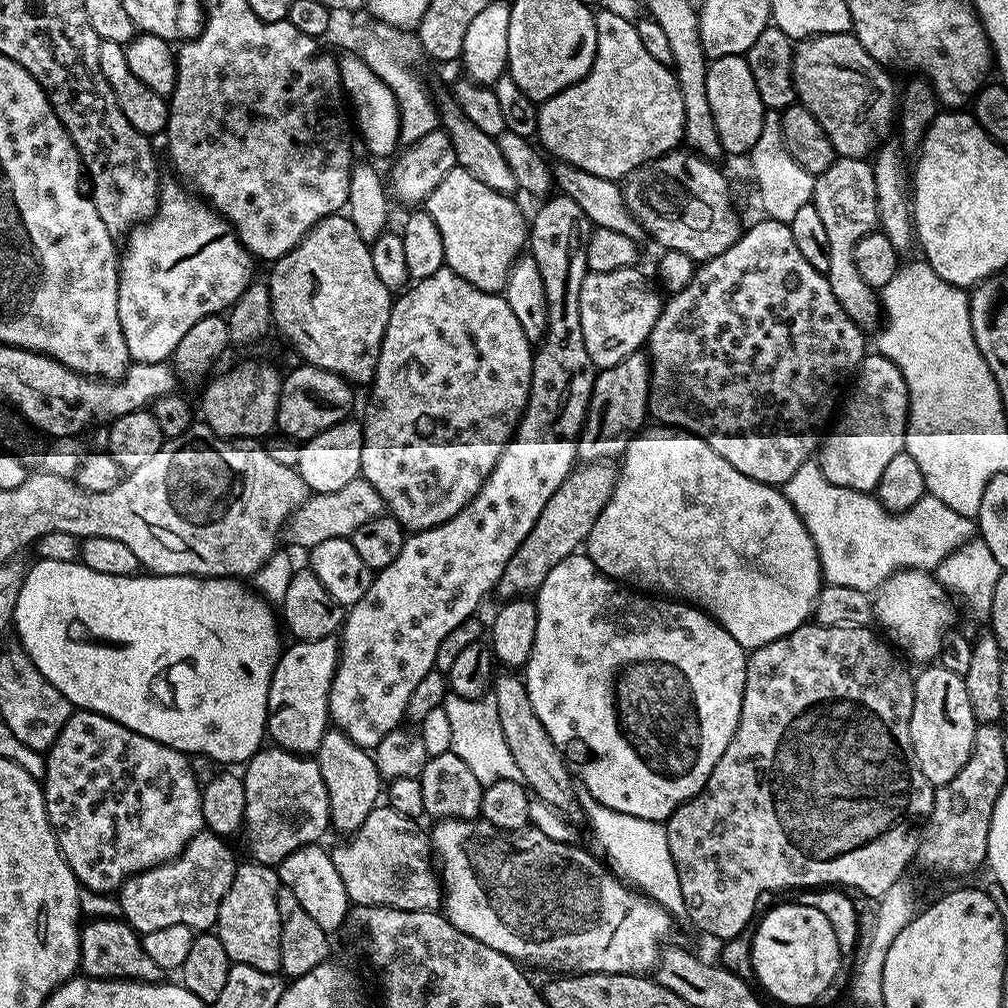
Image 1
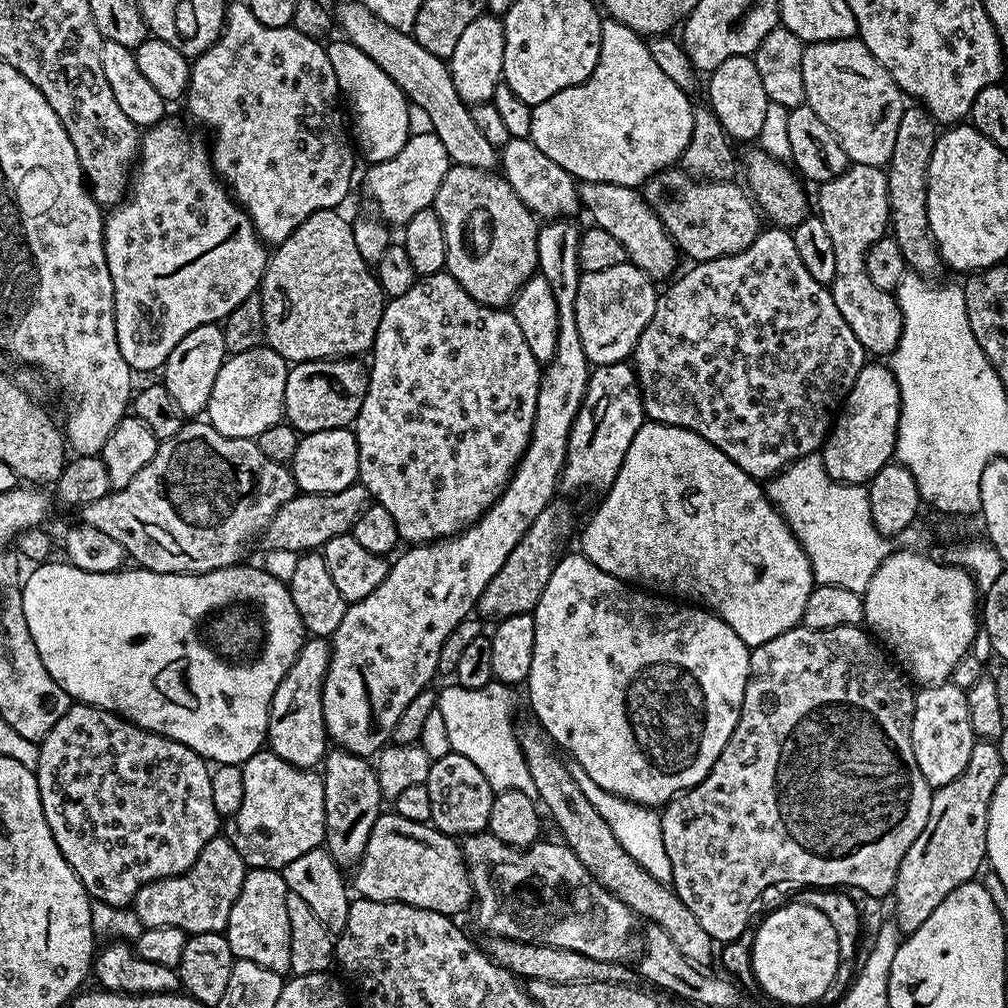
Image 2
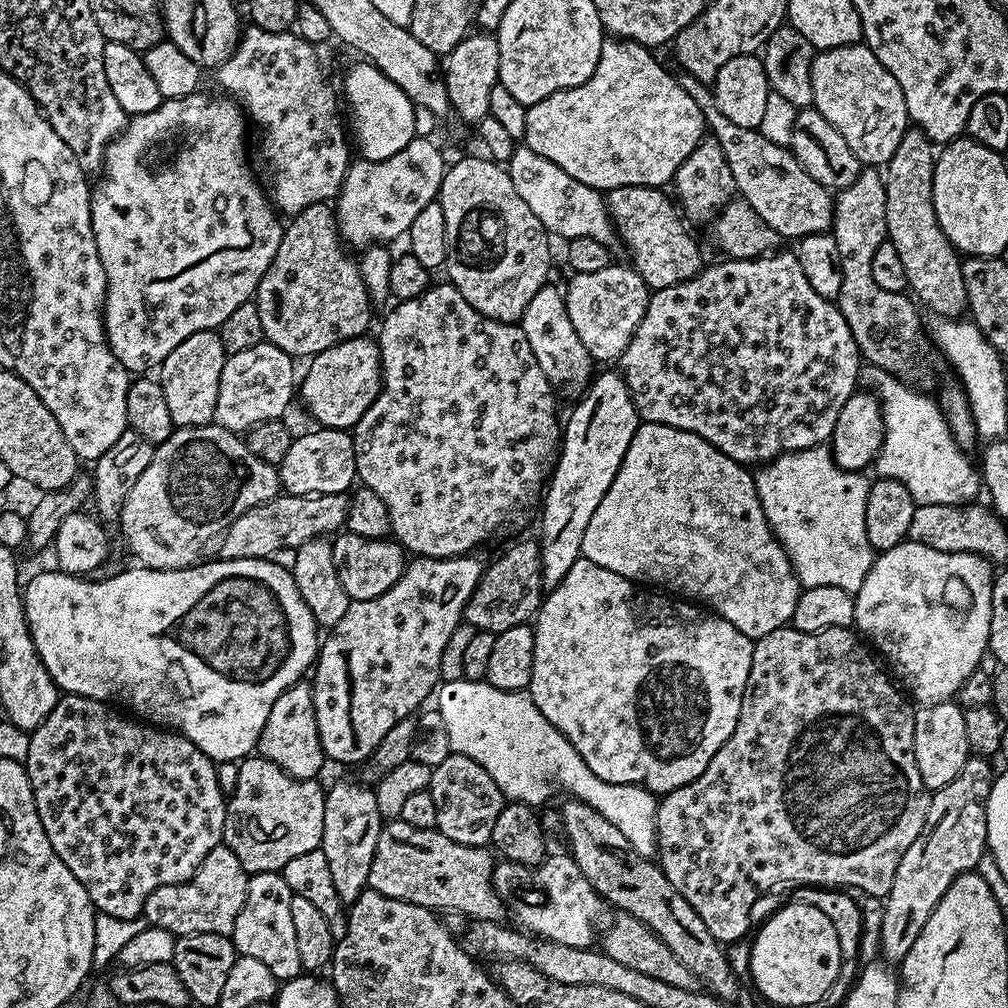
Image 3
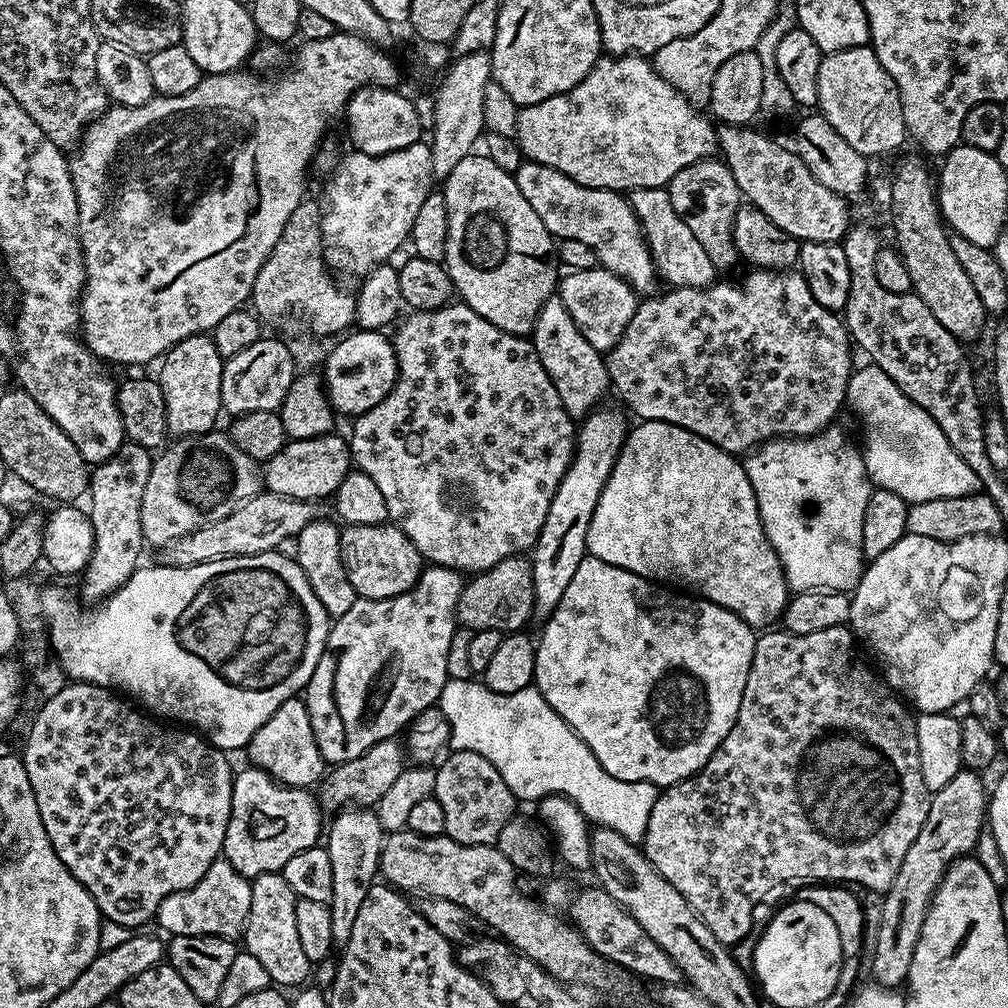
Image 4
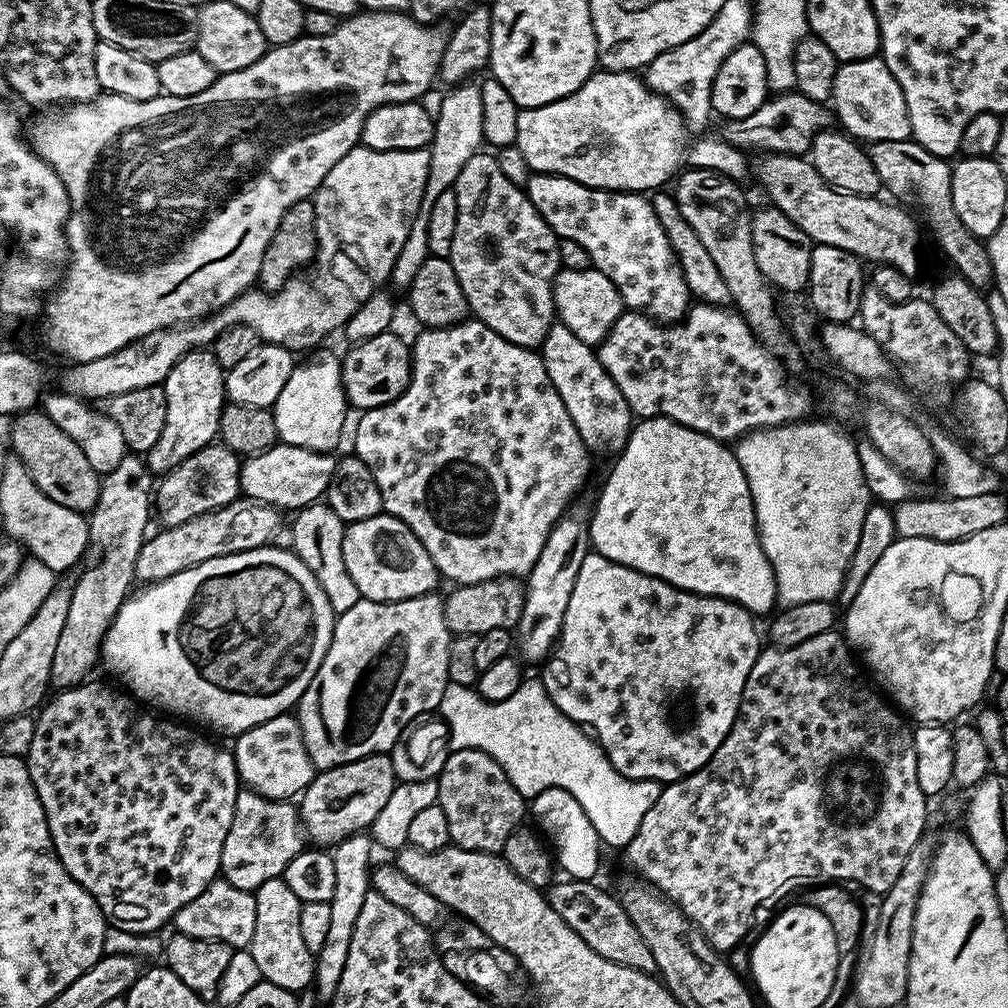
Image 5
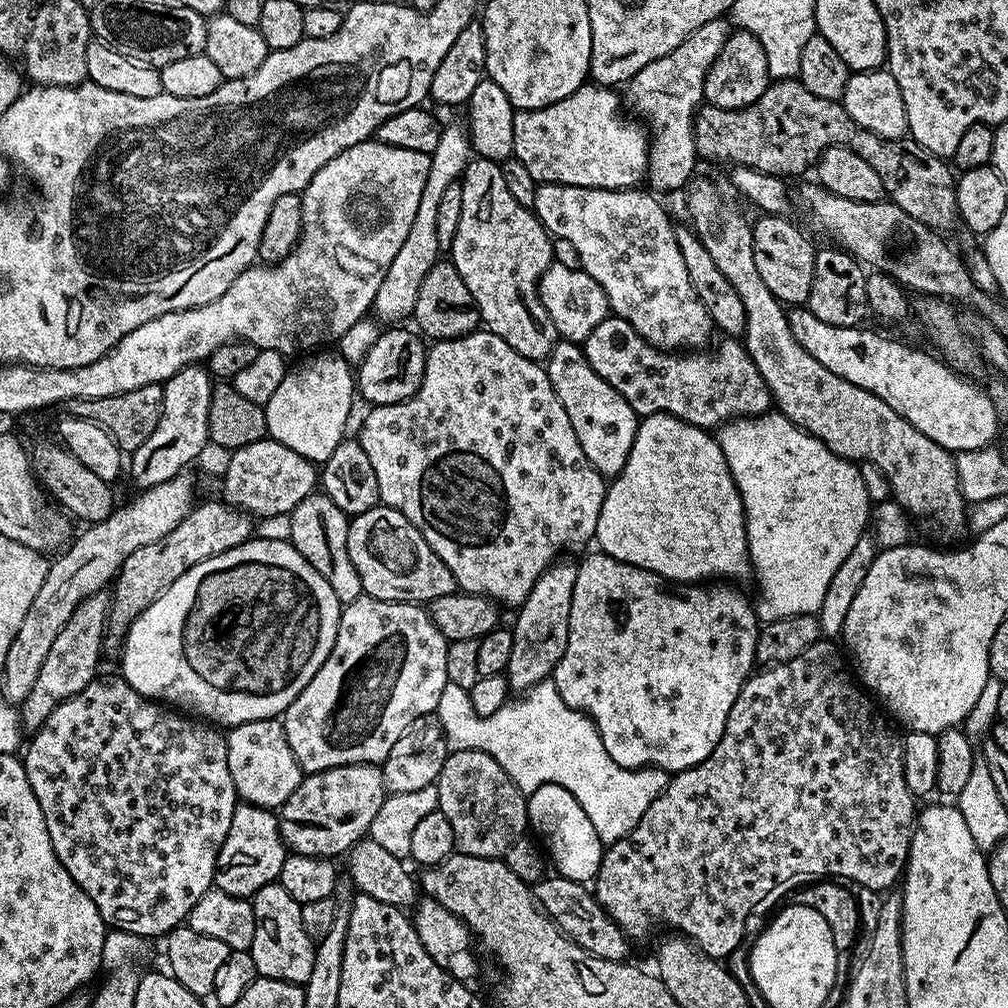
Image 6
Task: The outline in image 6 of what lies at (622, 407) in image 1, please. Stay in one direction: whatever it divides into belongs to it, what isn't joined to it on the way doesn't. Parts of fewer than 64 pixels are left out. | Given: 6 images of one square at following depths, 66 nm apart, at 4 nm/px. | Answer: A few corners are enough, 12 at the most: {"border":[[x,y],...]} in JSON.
{"border":[[551,564],[510,624],[508,687],[549,679],[566,650],[577,565]]}

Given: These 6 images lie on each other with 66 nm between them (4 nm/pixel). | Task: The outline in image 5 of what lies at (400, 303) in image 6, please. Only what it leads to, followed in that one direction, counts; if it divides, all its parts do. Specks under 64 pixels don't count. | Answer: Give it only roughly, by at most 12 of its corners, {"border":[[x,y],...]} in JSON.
{"border":[[457,84],[435,113],[430,174],[391,283],[407,290],[428,251],[430,206],[485,143],[482,94]]}

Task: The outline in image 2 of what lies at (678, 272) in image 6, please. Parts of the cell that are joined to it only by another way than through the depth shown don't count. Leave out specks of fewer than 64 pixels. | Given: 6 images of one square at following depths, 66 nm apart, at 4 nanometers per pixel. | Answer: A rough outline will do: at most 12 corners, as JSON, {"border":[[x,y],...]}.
{"border":[[529,137],[500,150],[504,179],[533,215],[581,211],[575,177]]}

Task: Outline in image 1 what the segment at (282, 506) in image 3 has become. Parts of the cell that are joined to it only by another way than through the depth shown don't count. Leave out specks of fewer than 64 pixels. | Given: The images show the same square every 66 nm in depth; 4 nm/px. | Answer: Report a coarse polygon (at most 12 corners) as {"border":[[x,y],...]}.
{"border":[[358,478],[309,495],[286,536],[311,550],[350,538],[385,515],[382,494]]}

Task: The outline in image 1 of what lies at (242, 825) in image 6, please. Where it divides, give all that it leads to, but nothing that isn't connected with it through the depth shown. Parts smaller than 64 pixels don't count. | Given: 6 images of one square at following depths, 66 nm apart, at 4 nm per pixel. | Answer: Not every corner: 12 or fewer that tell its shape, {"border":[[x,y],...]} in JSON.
{"border":[[264,746],[243,765],[242,836],[278,866],[329,831],[311,755]]}

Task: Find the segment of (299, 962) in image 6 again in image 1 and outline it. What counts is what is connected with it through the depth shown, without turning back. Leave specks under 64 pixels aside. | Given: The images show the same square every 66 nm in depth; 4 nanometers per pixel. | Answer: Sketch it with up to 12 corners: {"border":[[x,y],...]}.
{"border":[[241,863],[214,934],[233,964],[280,972],[275,867]]}

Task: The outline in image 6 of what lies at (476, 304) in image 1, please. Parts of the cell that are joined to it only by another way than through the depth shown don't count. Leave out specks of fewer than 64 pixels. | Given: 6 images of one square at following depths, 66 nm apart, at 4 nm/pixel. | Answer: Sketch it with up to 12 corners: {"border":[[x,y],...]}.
{"border":[[426,348],[358,439],[461,592],[519,606],[605,477],[543,363]]}

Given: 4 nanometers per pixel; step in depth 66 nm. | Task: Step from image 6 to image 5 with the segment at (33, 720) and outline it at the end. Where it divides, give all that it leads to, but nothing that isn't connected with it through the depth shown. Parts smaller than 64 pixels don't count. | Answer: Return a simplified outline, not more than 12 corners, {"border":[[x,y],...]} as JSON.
{"border":[[136,454],[103,473],[92,565],[72,586],[49,681],[83,683],[134,588],[154,508]]}

